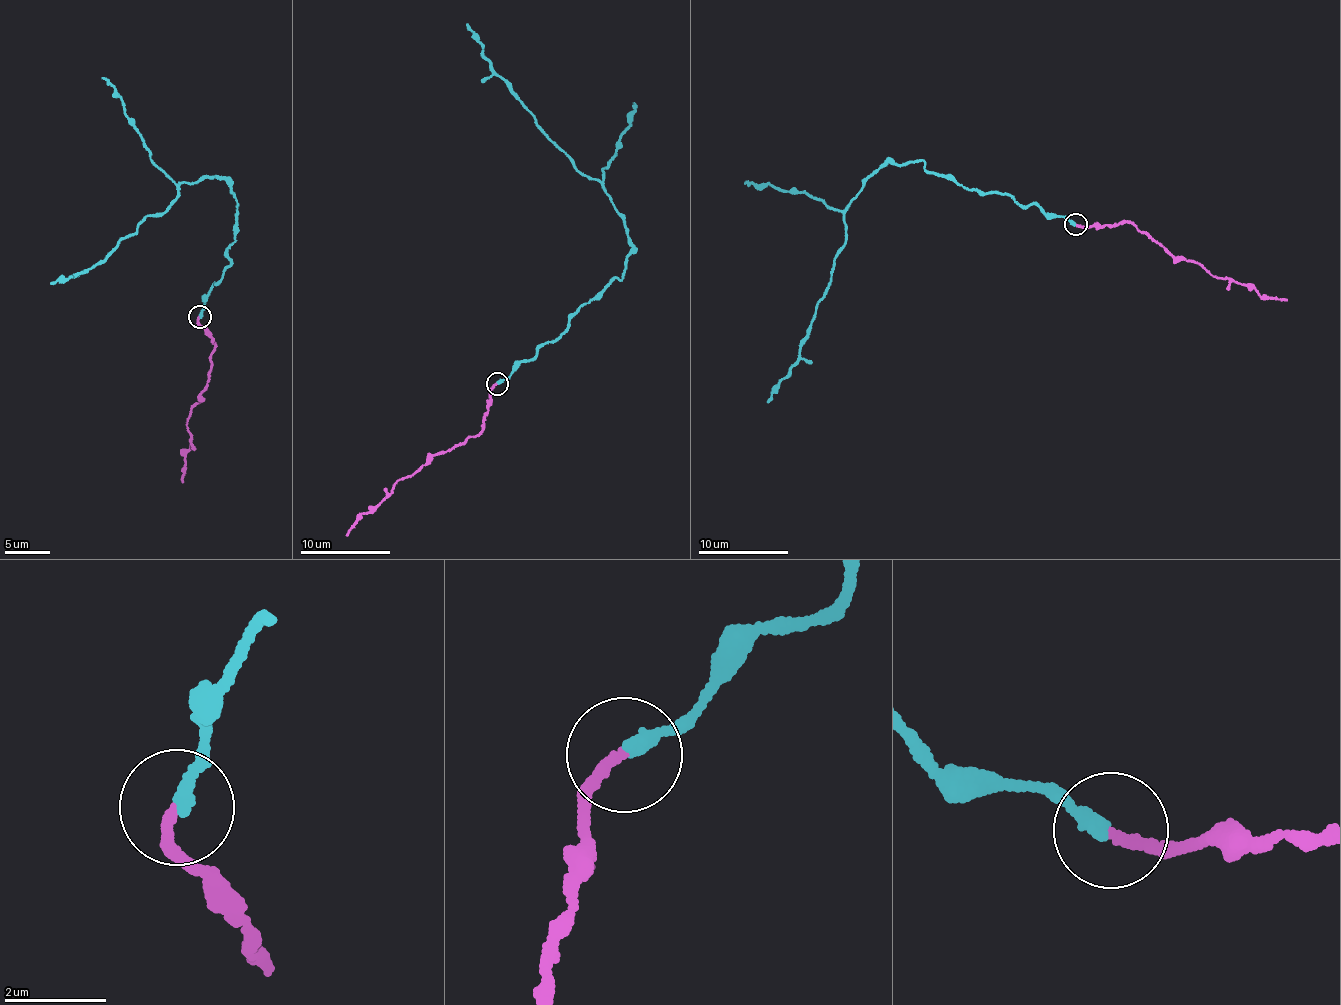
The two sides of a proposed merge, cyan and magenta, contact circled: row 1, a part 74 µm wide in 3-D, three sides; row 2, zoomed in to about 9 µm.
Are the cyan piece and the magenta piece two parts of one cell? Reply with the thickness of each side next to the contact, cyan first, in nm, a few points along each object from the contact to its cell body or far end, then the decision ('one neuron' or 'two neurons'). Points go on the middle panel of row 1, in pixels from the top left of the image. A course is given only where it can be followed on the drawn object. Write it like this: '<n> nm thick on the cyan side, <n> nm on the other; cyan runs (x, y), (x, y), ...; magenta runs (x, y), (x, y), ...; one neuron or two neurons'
280 nm thick on the cyan side, 200 nm on the other; cyan runs (497, 383), (558, 339), (567, 318), (622, 278), (632, 246), (610, 195), (583, 174), (523, 106), (466, 23); magenta runs (497, 383), (491, 389), (486, 416), (478, 433), (395, 482), (392, 492), (363, 514), (347, 535); one neuron

